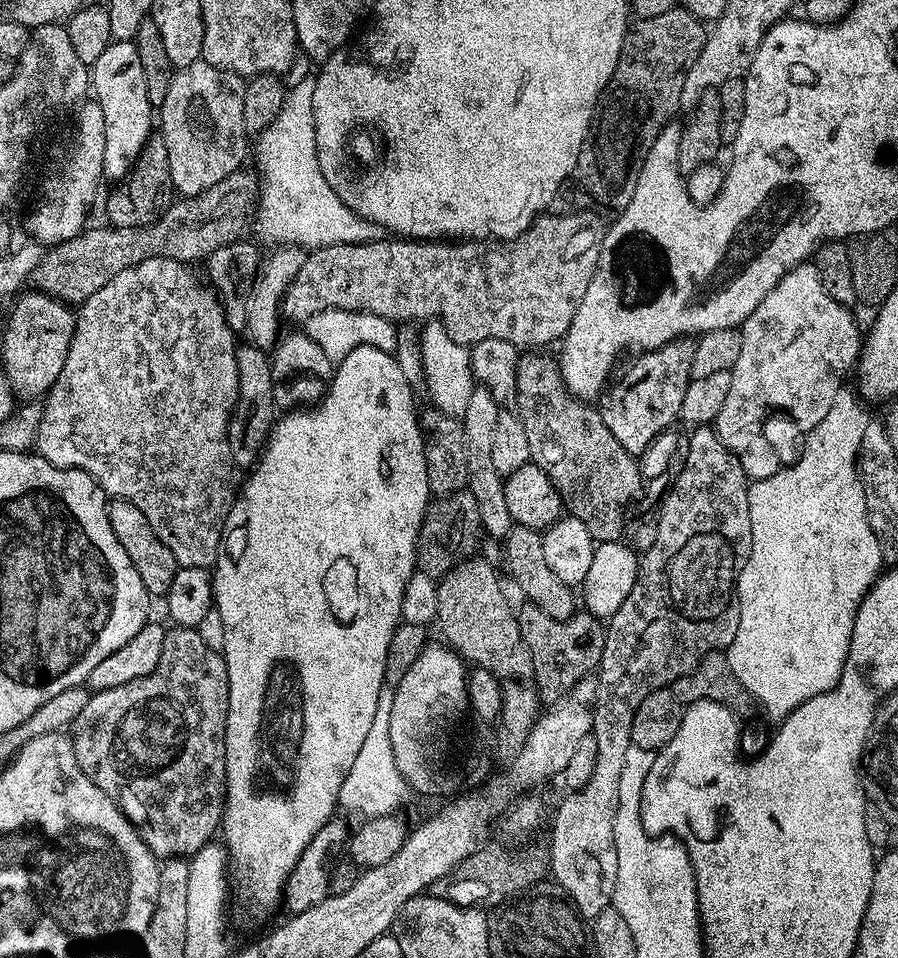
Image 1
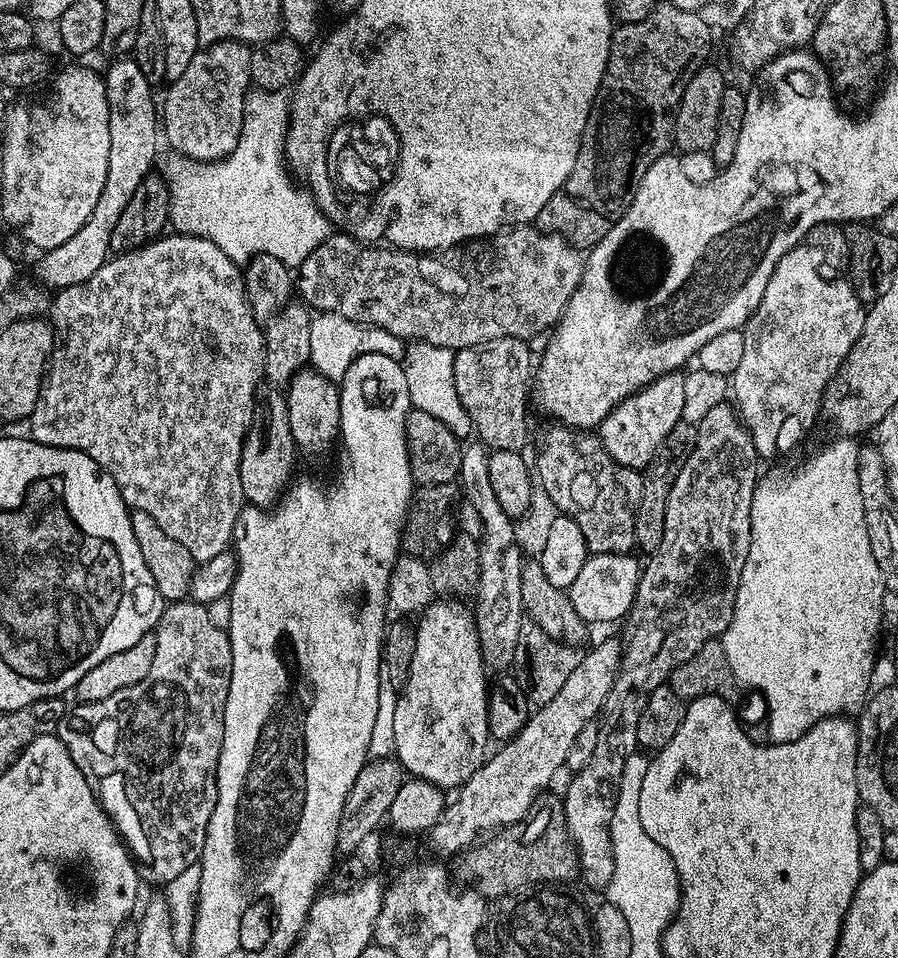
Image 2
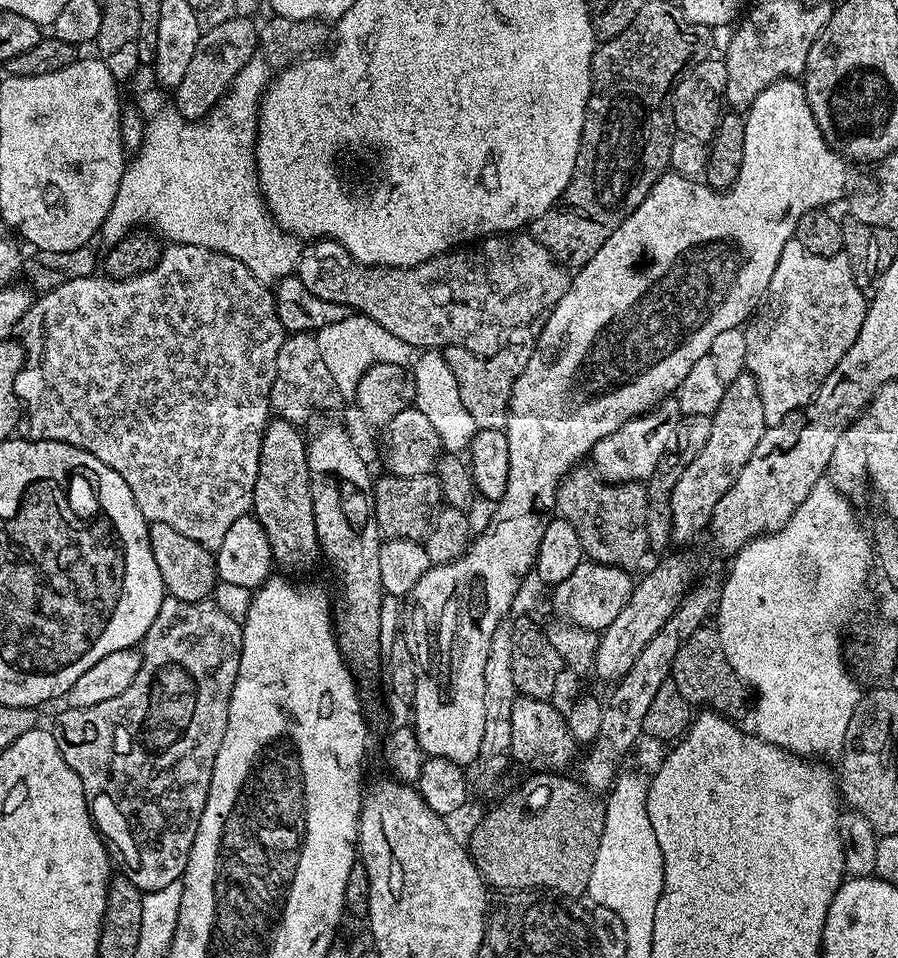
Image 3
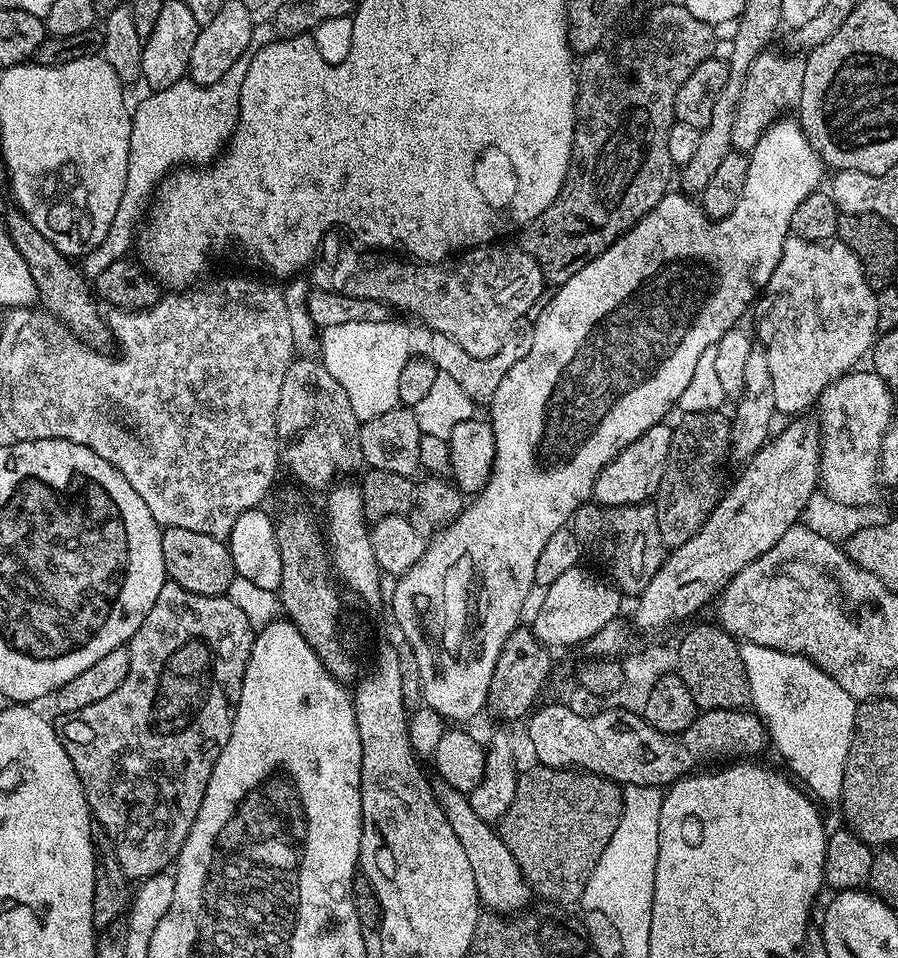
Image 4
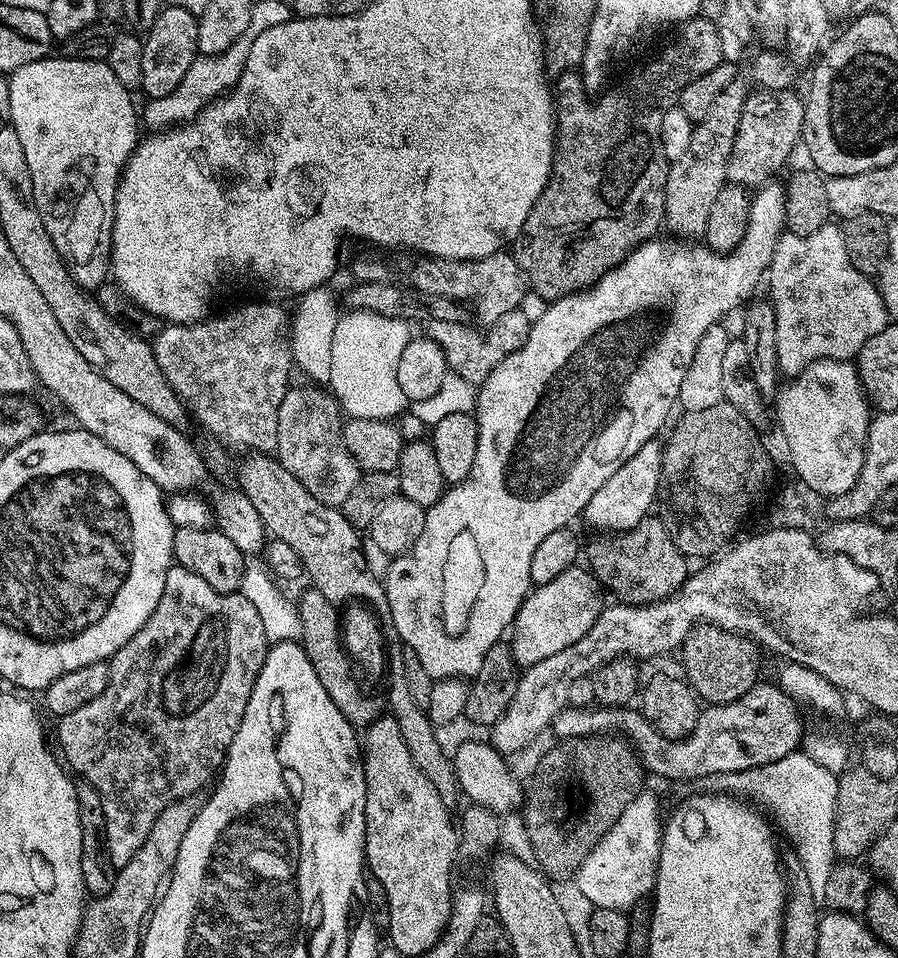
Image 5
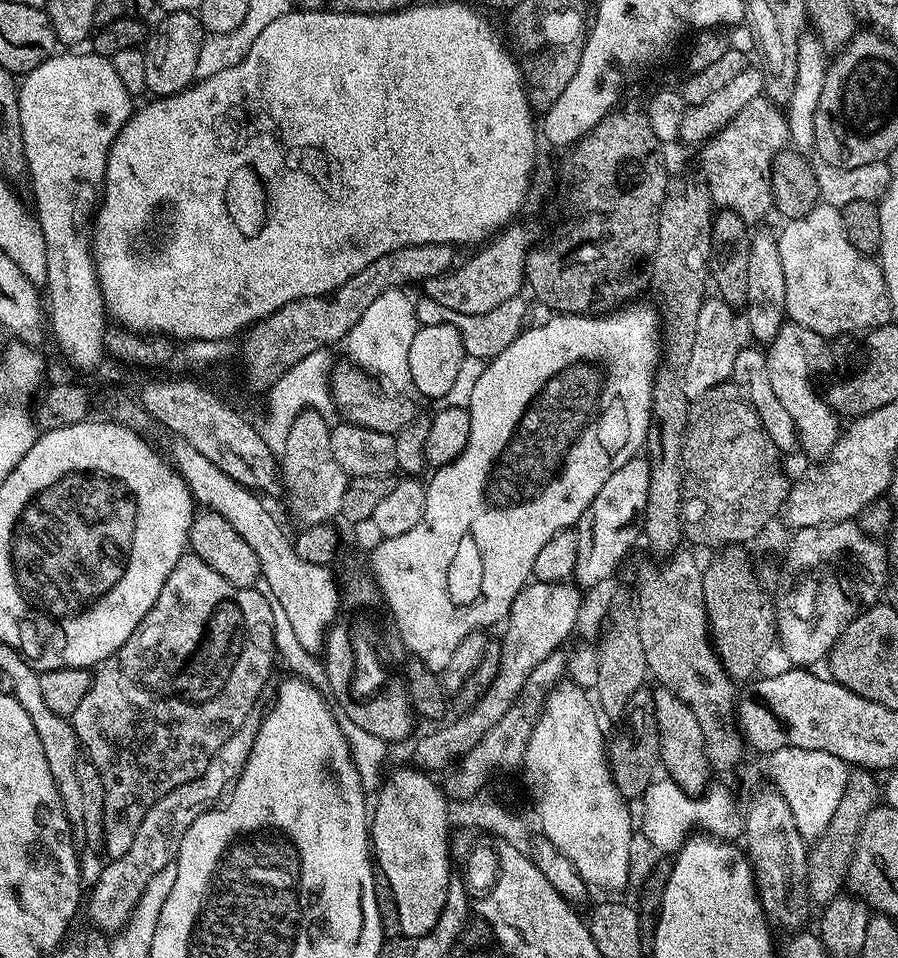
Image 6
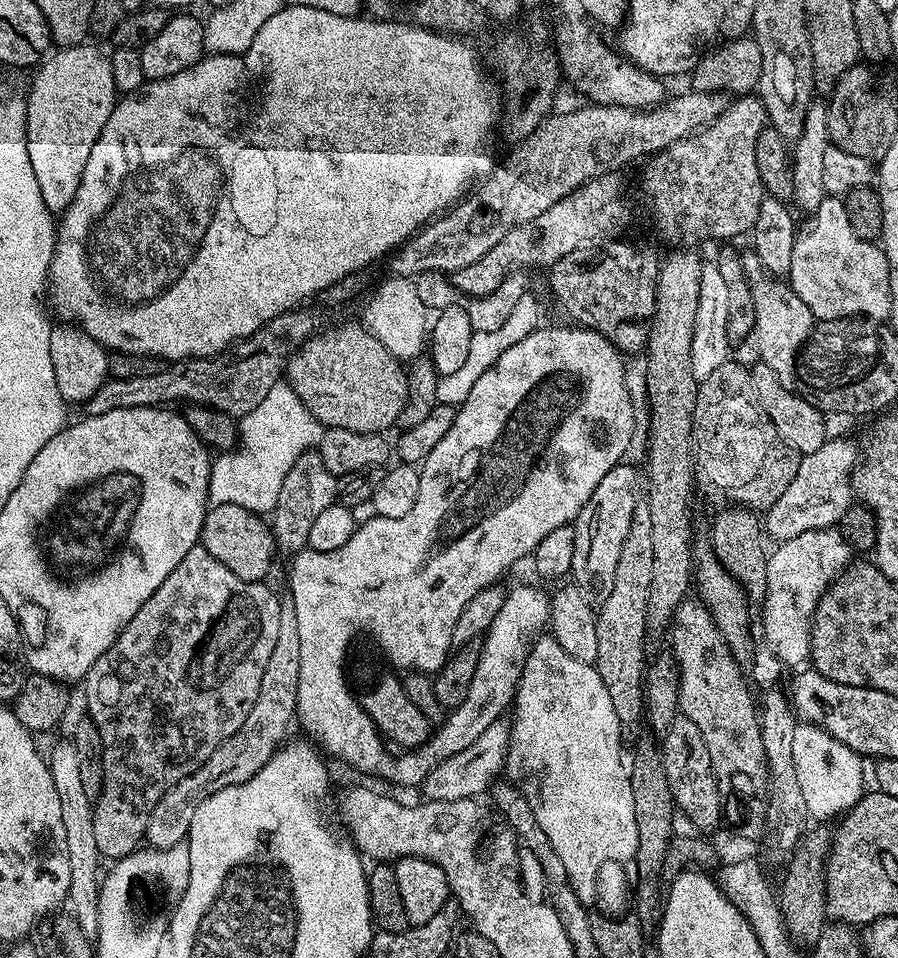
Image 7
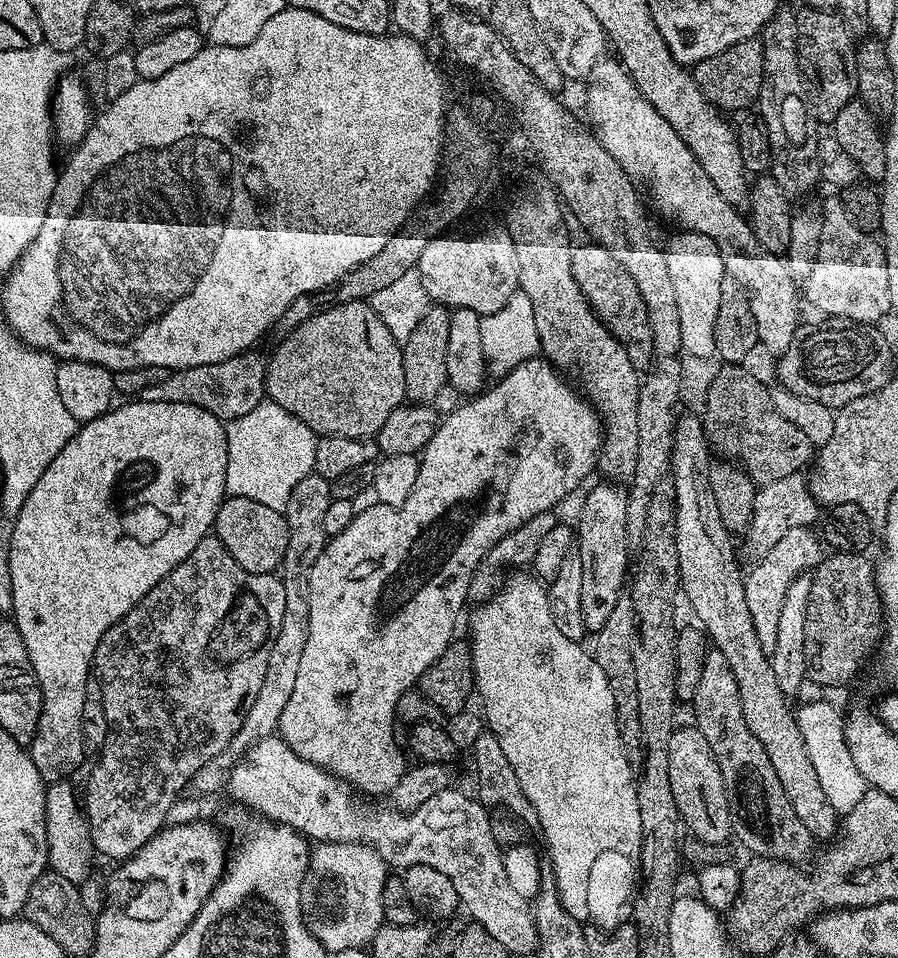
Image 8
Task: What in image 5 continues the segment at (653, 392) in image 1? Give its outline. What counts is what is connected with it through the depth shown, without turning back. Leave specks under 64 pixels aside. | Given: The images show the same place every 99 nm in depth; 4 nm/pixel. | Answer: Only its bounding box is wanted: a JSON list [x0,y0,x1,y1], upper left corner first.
[582,439,664,534]

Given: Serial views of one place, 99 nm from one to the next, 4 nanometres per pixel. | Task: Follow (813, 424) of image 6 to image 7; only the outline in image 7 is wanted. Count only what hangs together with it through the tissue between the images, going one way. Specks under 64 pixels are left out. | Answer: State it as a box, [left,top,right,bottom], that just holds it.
[740,254,814,388]

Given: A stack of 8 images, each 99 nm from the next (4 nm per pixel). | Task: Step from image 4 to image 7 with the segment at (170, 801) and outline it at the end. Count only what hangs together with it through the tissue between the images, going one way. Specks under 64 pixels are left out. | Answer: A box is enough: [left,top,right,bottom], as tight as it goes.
[82,546,281,862]

